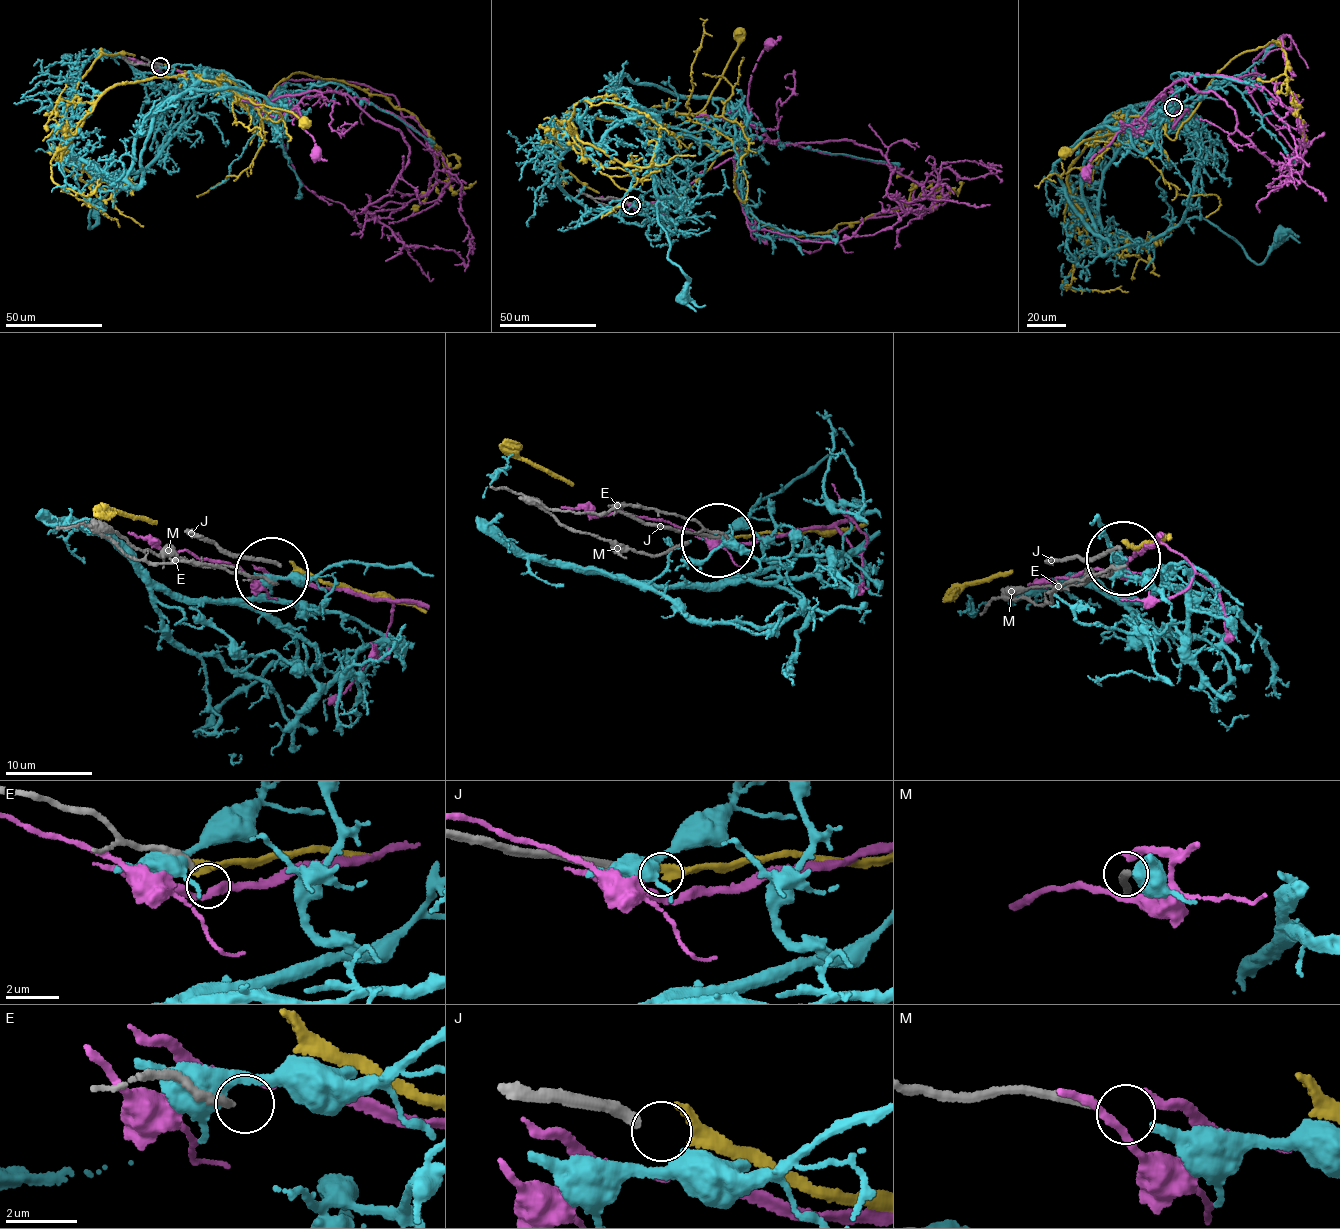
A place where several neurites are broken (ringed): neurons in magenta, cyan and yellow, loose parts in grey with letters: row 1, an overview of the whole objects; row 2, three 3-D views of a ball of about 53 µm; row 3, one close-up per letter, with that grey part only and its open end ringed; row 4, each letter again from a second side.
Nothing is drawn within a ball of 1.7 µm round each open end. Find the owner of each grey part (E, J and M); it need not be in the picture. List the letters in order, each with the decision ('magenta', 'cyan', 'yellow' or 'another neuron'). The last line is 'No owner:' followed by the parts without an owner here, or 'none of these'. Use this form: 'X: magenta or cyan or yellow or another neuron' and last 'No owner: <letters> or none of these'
E: another neuron
J: yellow
M: cyan
No owner: E

